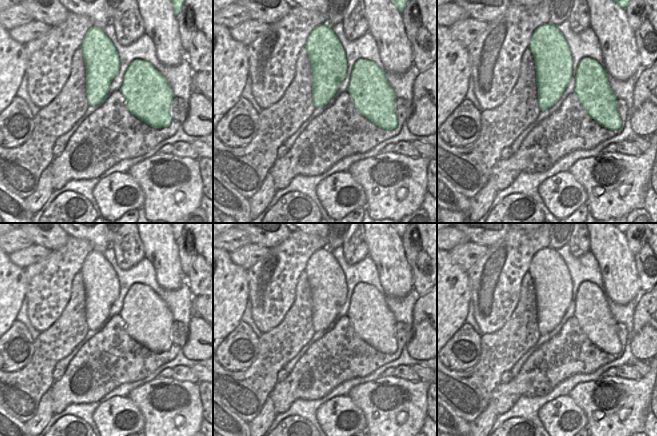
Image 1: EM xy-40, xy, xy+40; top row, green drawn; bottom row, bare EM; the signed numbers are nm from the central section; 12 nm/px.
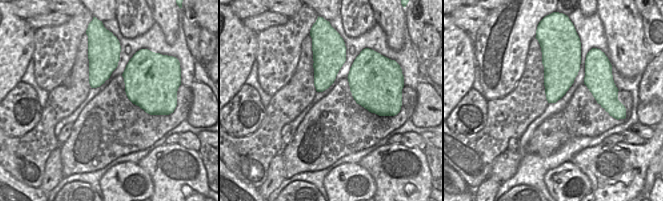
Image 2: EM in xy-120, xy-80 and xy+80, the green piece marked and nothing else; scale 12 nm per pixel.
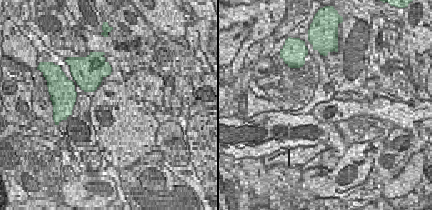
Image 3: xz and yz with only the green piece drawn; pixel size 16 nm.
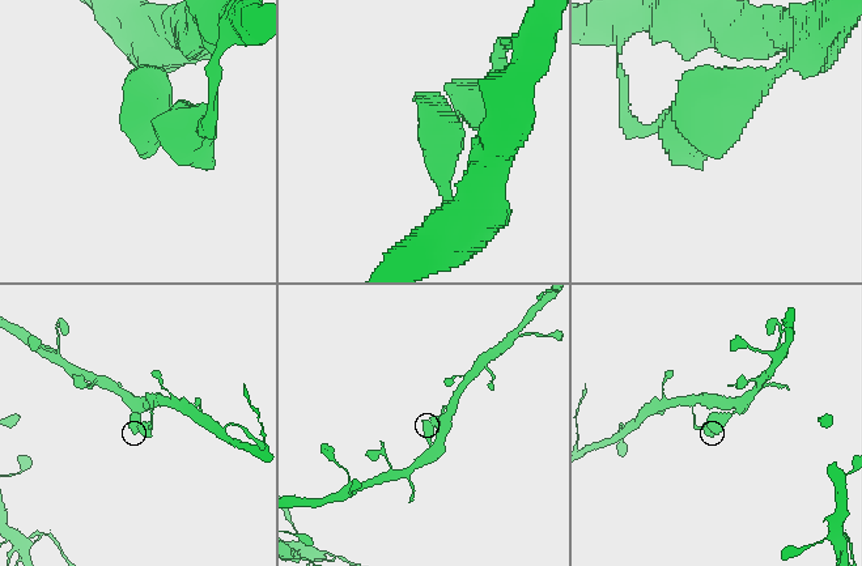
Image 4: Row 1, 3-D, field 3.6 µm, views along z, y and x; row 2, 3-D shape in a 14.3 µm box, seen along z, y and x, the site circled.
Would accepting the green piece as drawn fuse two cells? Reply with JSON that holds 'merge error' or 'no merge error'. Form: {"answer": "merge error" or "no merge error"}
{"answer": "no merge error"}

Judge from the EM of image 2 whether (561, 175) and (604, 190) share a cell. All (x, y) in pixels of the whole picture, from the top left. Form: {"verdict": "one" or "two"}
{"verdict": "two"}

